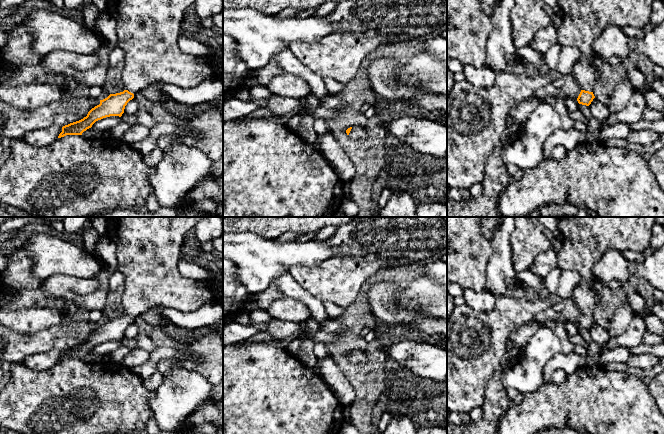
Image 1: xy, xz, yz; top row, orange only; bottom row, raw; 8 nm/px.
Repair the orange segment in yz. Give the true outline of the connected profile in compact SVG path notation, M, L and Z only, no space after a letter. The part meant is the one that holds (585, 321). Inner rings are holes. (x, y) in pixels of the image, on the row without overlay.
M558 217L558 219L563 241L563 248L557 253L558 266L561 270L574 270L580 275L580 281L575 285L571 298L581 312L581 316L577 322L578 327L589 330L595 322L593 313L598 304L598 296L593 289L595 279L593 275L593 266L600 260L601 256L610 249L619 252L632 250L640 256L649 252L652 239L652 228L656 224L655 217Z

